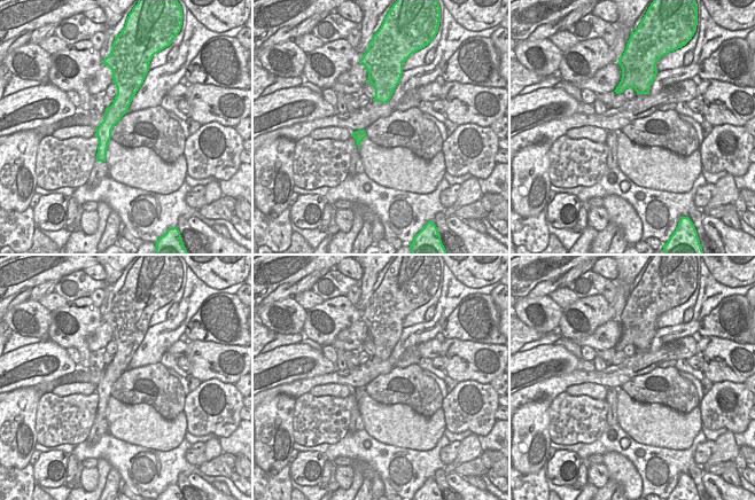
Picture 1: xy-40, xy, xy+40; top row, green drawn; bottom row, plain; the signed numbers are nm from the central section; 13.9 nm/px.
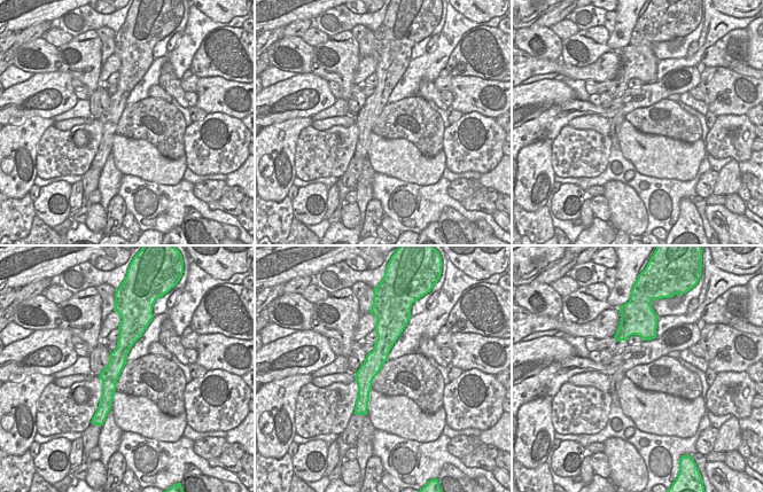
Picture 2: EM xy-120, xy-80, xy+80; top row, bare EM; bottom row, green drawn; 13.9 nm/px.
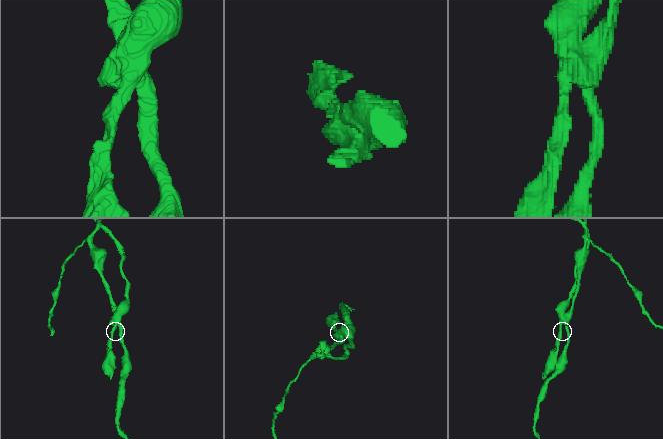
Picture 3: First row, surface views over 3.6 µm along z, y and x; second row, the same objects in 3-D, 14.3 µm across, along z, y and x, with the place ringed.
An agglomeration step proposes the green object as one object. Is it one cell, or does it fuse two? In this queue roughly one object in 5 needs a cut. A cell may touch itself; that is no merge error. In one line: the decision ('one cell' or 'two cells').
two cells

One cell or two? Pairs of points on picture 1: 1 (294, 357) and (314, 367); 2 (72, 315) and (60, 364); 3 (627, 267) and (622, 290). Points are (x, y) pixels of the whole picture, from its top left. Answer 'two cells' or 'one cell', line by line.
1: one cell
2: two cells
3: one cell

